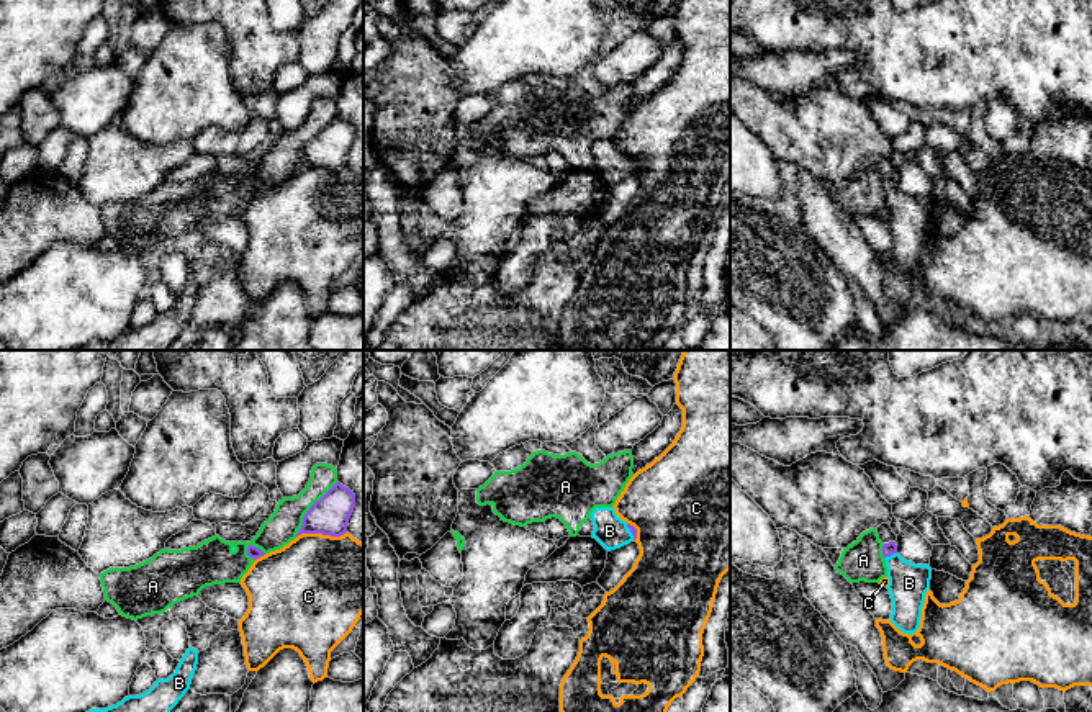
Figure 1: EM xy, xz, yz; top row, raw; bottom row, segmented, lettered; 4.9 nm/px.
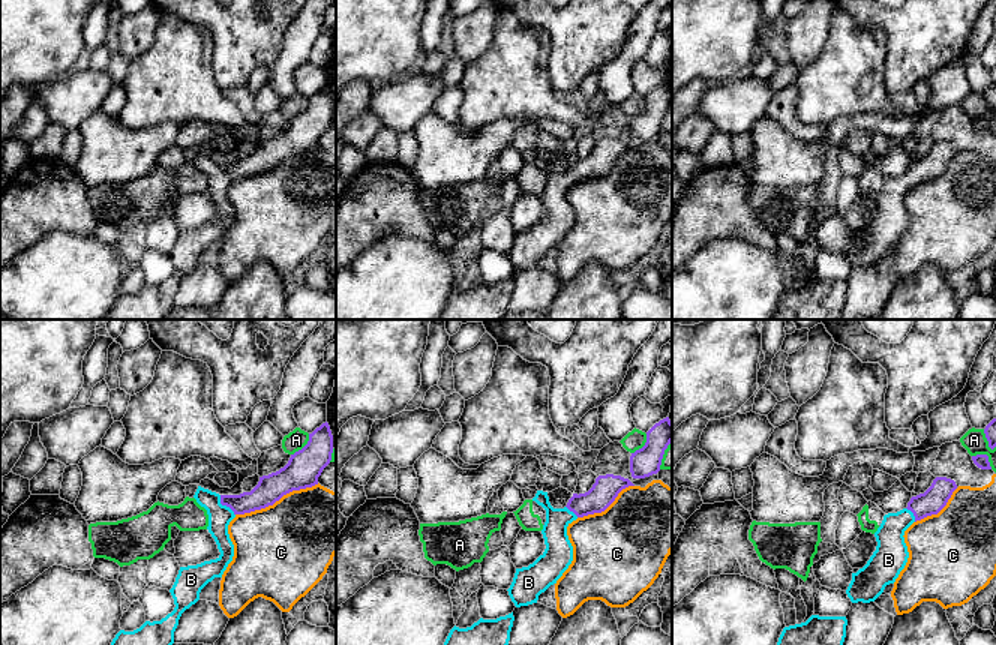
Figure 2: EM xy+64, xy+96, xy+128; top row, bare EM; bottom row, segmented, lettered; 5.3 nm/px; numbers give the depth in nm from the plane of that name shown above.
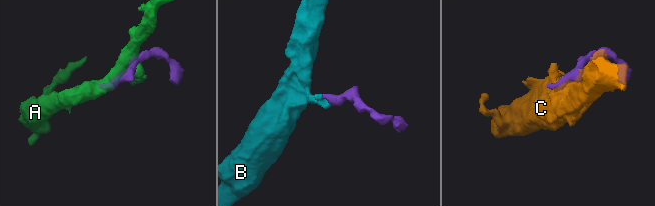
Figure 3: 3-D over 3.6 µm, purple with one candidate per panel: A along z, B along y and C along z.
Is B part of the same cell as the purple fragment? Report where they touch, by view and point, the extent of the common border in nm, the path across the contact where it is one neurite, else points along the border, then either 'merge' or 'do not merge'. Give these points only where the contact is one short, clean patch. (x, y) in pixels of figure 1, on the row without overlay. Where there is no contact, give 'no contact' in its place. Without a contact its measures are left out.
contact yz (889, 189); length 70 nm; way yz (889, 182), (889, 189), (909, 216); merge

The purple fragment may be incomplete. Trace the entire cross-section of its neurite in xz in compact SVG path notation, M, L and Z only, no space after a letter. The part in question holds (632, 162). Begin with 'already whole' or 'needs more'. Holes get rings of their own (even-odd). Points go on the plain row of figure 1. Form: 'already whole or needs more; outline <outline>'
needs more; outline M596 141L591 146L596 172L607 185L620 182L637 172L637 162L622 154L614 141Z

